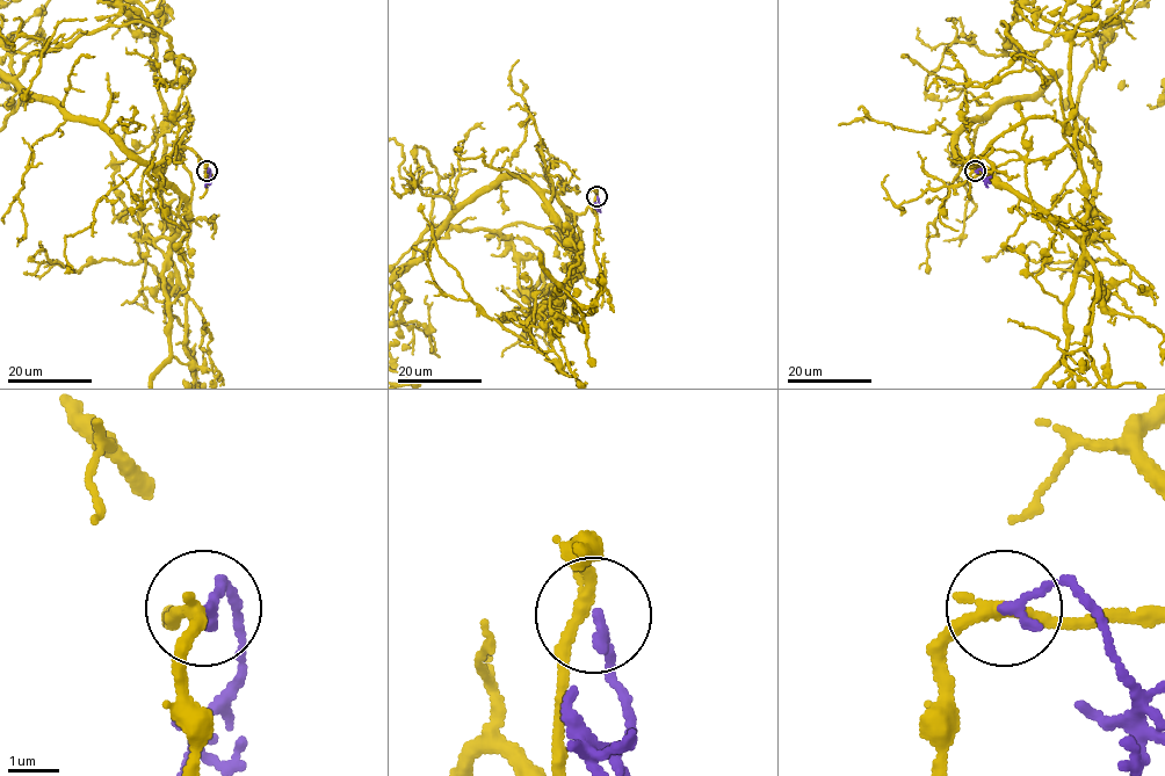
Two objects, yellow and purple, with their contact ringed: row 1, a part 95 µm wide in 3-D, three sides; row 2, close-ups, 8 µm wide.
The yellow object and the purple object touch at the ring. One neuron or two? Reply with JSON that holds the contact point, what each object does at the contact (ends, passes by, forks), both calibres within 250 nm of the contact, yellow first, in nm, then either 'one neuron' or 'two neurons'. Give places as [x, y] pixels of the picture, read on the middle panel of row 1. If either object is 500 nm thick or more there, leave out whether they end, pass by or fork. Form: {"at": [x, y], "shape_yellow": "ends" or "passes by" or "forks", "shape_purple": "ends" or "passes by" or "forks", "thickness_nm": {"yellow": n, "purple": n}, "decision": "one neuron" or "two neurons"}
{"at": [597, 196], "shape_yellow": "passes by", "shape_purple": "ends", "thickness_nm": {"yellow": 240, "purple": 200}, "decision": "two neurons"}

